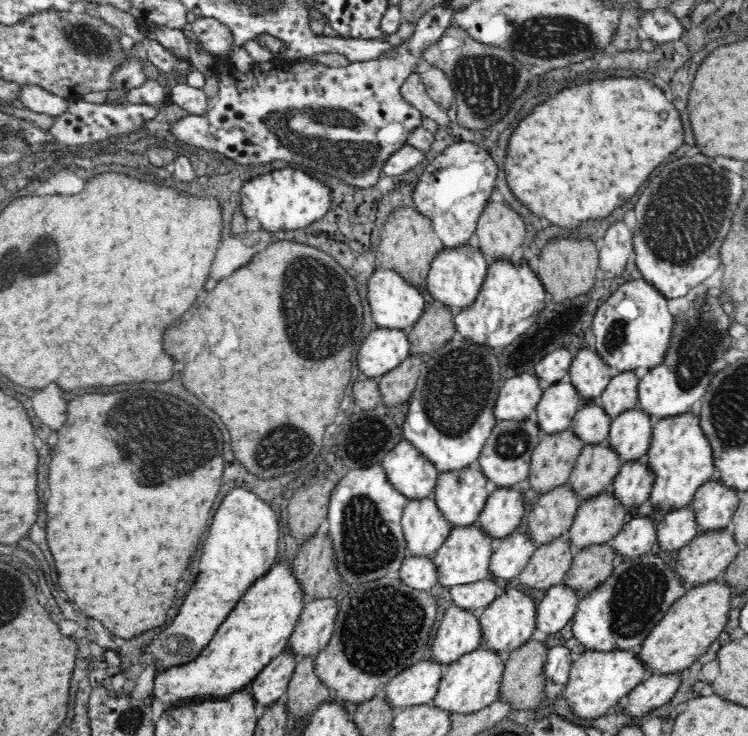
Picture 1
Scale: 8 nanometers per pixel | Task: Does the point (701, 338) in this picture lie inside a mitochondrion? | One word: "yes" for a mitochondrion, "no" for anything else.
yes

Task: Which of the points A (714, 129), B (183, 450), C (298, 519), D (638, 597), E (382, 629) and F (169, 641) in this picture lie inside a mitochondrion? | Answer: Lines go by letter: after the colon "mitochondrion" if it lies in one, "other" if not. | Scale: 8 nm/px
A: other
B: mitochondrion
C: other
D: mitochondrion
E: mitochondrion
F: mitochondrion

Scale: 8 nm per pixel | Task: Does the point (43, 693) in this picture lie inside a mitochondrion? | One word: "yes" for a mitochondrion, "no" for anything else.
no

